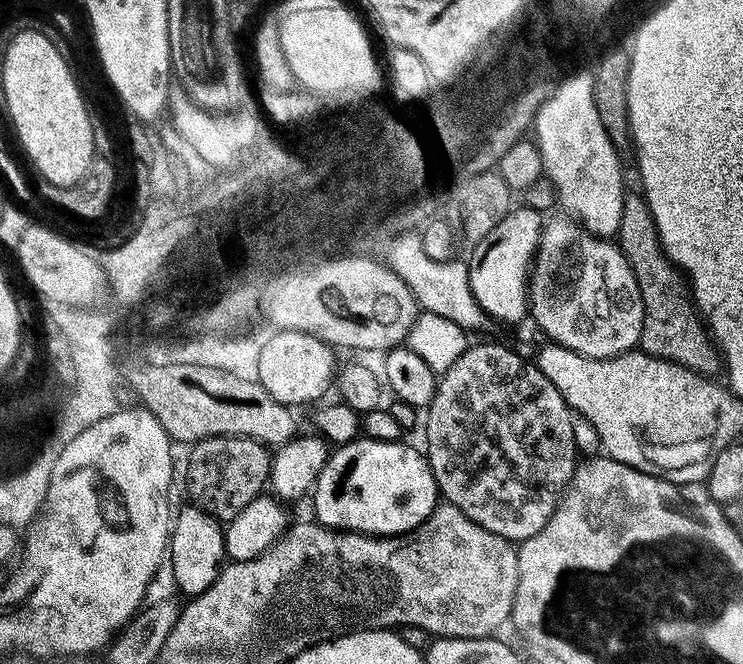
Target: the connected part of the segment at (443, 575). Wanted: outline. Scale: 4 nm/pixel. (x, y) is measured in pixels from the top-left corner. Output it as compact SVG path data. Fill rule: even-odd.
M447 502L437 503L436 509L433 510L420 525L413 528L410 532L405 532L398 536L365 536L363 532L342 532L342 600L334 600L334 640L340 636L347 636L348 633L357 630L396 630L401 626L409 624L410 626L422 626L422 630L432 633L436 638L447 638L457 636L457 638L482 638L483 636L491 637L499 630L503 624L509 623L512 615L512 607L514 606L515 590L518 588L518 558L517 545L513 541L502 538L498 534L490 534L490 530L482 530L482 526L478 526L478 522L470 522L470 518L466 518L466 514L462 514L462 510L458 510L453 504Z

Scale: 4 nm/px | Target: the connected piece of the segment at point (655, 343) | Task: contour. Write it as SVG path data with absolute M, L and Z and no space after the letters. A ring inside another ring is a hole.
M625 195L618 243L624 251L626 262L630 262L630 270L634 270L634 278L638 278L638 286L642 290L644 321L639 351L654 358L686 366L700 376L715 377L715 372L719 373L722 368L720 349L716 347L704 321L690 307L689 297L685 293L685 297L680 293L681 273L664 253L660 235L654 226L654 218L643 195Z

